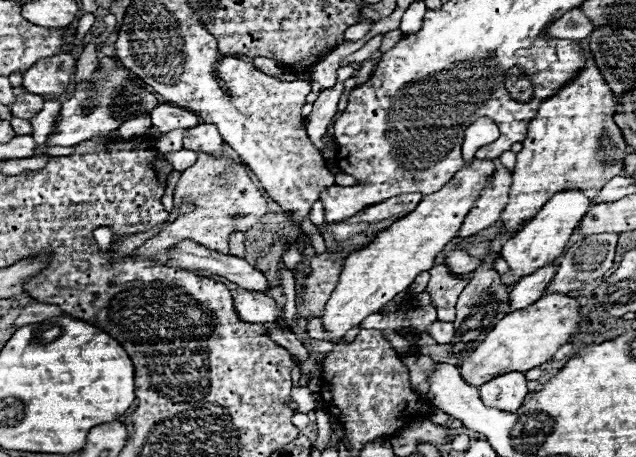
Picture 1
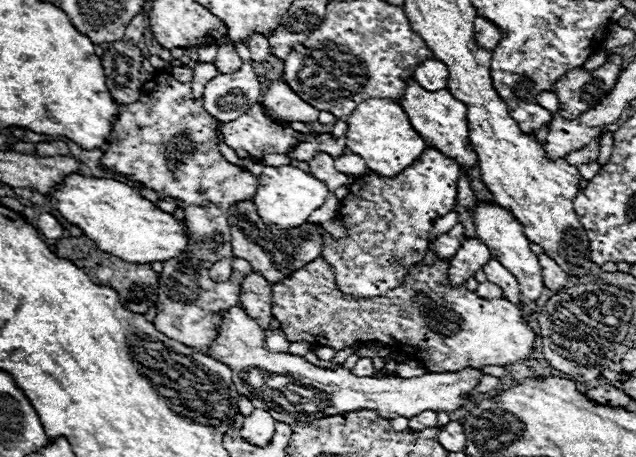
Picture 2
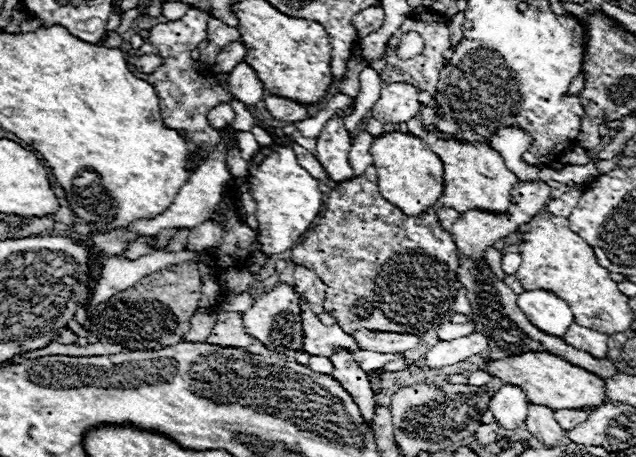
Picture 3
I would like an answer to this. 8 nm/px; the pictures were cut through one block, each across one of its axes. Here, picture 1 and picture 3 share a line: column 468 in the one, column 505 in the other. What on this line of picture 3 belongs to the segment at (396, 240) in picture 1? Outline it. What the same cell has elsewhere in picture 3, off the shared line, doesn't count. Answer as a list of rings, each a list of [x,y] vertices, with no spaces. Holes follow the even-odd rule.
[[[426,134],[422,138],[434,154],[440,154],[444,162],[444,190],[440,194],[438,204],[454,208],[458,212],[466,212],[472,208],[504,212],[508,210],[512,198],[510,190],[518,182],[518,178],[506,168],[504,158],[486,144],[470,144],[460,142],[456,138],[444,138],[442,134]]]

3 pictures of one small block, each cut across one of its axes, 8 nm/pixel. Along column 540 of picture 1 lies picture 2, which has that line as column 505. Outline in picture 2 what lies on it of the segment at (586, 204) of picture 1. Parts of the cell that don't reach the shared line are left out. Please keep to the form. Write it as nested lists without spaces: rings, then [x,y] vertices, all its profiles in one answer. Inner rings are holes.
[[[476,202],[474,208],[474,228],[476,236],[486,242],[486,246],[492,250],[492,258],[496,258],[504,268],[512,270],[516,274],[516,280],[520,284],[520,300],[523,303],[532,302],[542,294],[544,282],[542,282],[542,268],[538,264],[538,258],[530,250],[530,240],[524,234],[524,228],[512,214],[502,208],[498,202]]]

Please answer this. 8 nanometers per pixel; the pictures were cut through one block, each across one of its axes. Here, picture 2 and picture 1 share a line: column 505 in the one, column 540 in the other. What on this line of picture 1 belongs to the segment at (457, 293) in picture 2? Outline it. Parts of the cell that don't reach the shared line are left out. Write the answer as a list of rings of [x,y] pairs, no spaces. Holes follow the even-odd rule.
[[[544,294],[538,302],[528,308],[514,310],[506,314],[480,342],[470,358],[462,362],[462,378],[472,386],[482,386],[484,382],[508,374],[508,372],[528,372],[544,362],[548,362],[554,352],[572,340],[582,322],[580,304],[576,298],[566,294]]]

